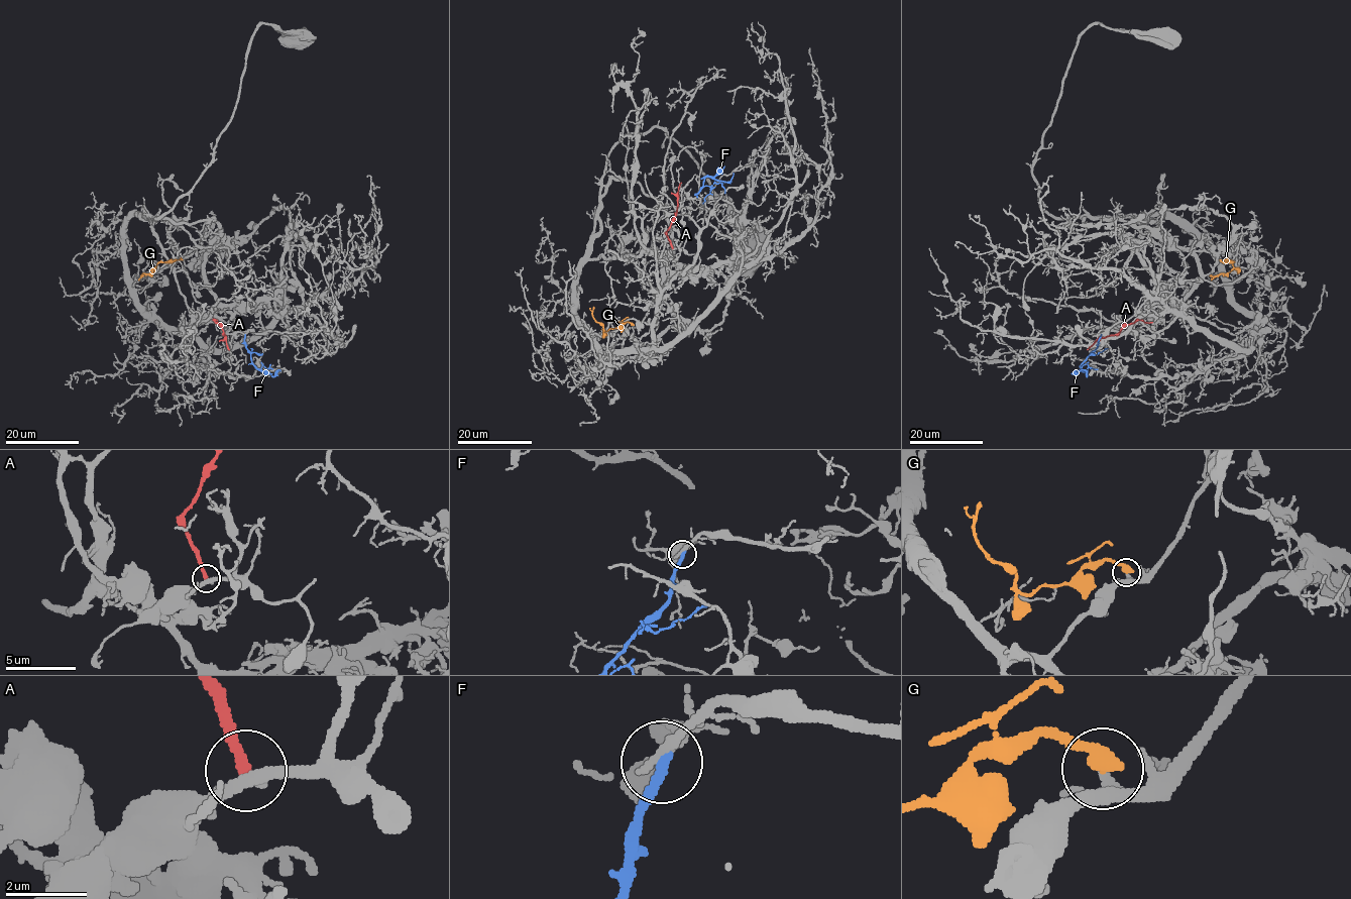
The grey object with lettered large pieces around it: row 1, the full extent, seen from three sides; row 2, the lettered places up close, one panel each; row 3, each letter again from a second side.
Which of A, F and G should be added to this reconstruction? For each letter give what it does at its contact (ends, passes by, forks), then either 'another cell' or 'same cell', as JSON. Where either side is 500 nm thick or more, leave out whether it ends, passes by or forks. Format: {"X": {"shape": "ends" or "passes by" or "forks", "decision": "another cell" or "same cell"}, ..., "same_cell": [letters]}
{"A": {"shape": "ends", "decision": "same cell"}, "F": {"shape": "ends", "decision": "another cell"}, "G": {"shape": "ends", "decision": "another cell"}, "same_cell": ["A"]}

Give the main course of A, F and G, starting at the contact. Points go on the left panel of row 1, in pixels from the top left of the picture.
A: (220, 322), (215, 320), (229, 349)
F: (245, 335), (251, 362), (273, 376), (278, 369), (280, 371)
G: (181, 257), (159, 261), (139, 278)

